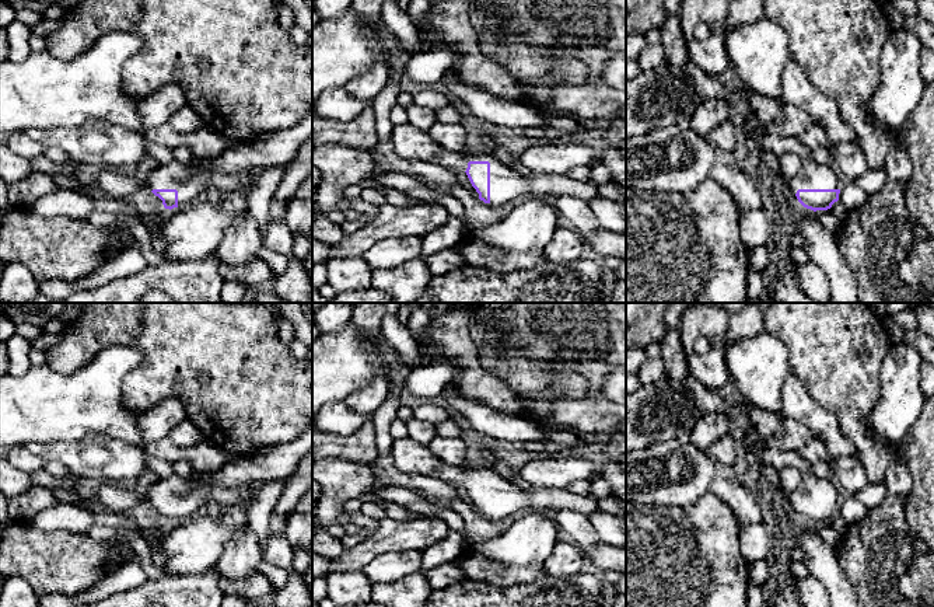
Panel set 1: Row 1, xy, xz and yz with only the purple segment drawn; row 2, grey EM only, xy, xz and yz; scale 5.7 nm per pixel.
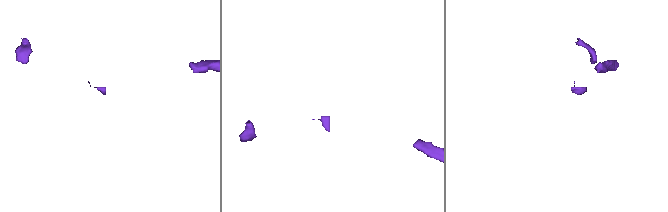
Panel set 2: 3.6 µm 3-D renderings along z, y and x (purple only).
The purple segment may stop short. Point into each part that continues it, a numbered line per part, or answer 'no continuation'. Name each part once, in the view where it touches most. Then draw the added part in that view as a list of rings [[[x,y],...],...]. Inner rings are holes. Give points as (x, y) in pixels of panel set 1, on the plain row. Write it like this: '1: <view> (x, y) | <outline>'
1: xz (410, 457) | [[[412,437],[395,439],[391,456],[395,468],[407,474],[419,474],[447,484],[456,484],[466,489],[469,475],[490,477],[490,520],[499,520],[515,512],[559,512],[574,510],[590,516],[602,512],[598,503],[588,498],[569,492],[567,489],[549,489],[543,486],[531,486],[522,489],[514,482],[503,478],[489,467],[455,467],[438,460],[427,447]],[[466,489],[468,492],[468,489]],[[468,492],[469,495],[469,492]],[[469,495],[469,502],[479,512],[479,507]]]

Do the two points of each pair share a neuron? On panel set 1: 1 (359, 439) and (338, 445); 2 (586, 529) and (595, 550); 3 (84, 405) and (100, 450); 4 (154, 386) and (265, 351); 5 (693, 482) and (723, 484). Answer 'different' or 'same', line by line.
1: same
2: same
3: different
4: same
5: different

